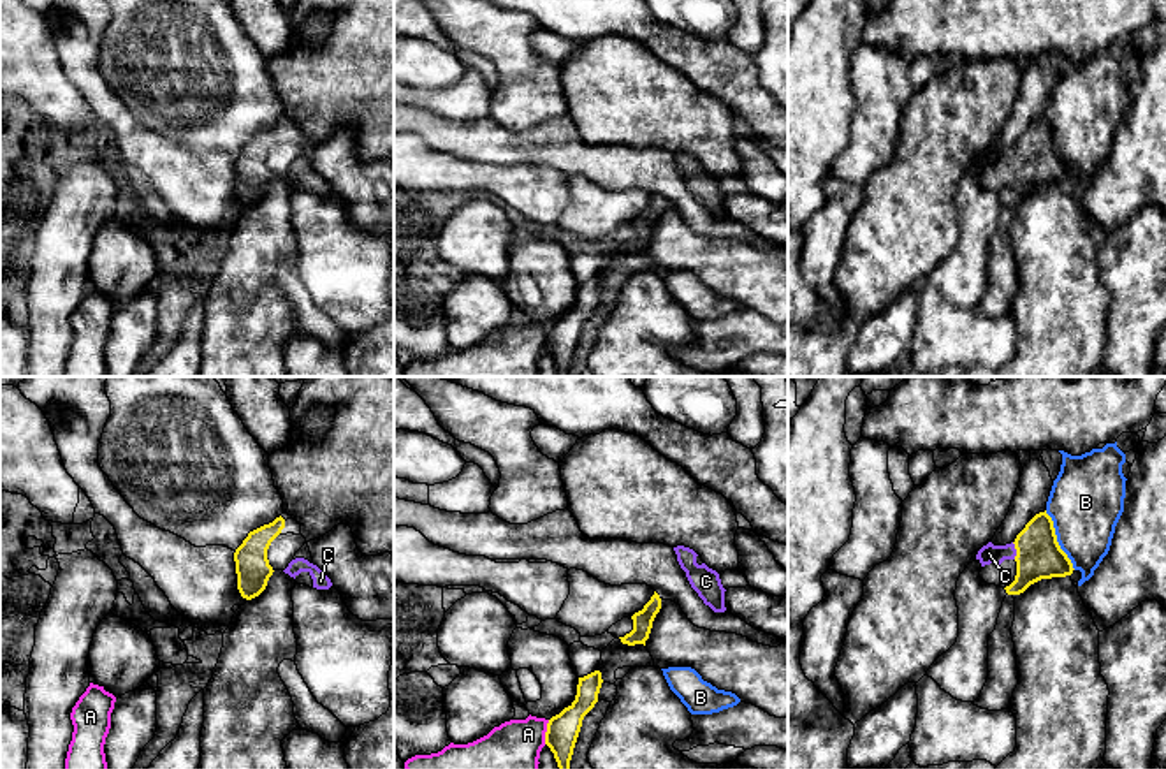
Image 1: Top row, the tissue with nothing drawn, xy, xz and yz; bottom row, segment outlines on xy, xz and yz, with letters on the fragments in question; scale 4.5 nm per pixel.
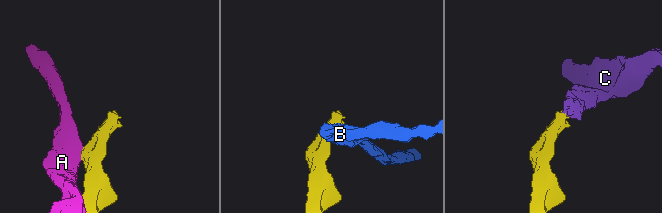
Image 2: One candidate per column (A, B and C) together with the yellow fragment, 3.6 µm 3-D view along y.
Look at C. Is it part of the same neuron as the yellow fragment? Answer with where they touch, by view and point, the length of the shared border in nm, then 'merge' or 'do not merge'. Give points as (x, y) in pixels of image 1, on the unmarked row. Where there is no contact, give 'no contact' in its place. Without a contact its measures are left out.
contact yz (1017, 157); length 80 nm; merge

